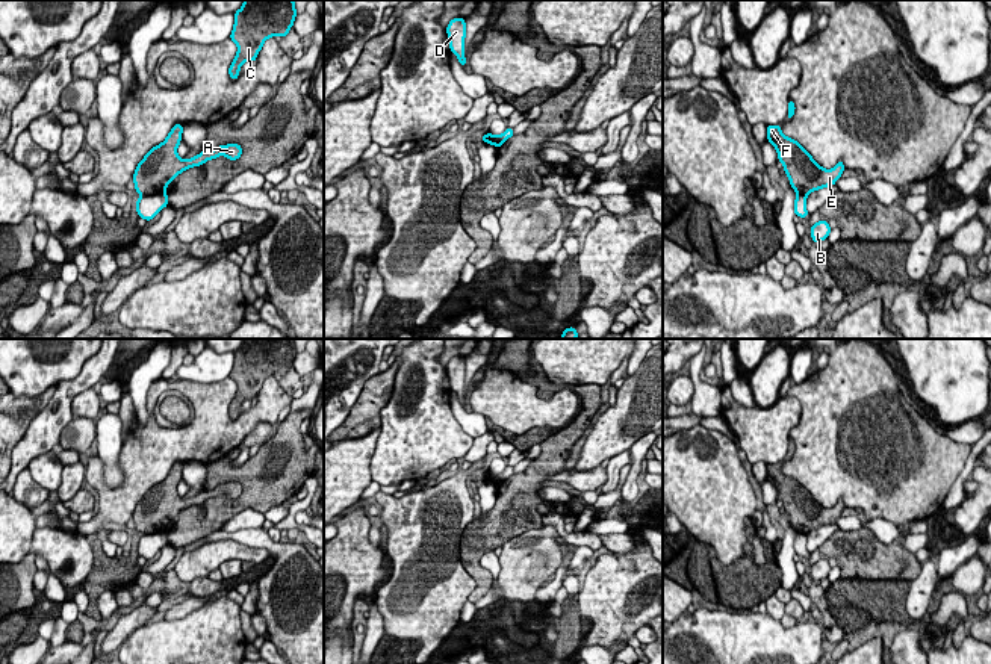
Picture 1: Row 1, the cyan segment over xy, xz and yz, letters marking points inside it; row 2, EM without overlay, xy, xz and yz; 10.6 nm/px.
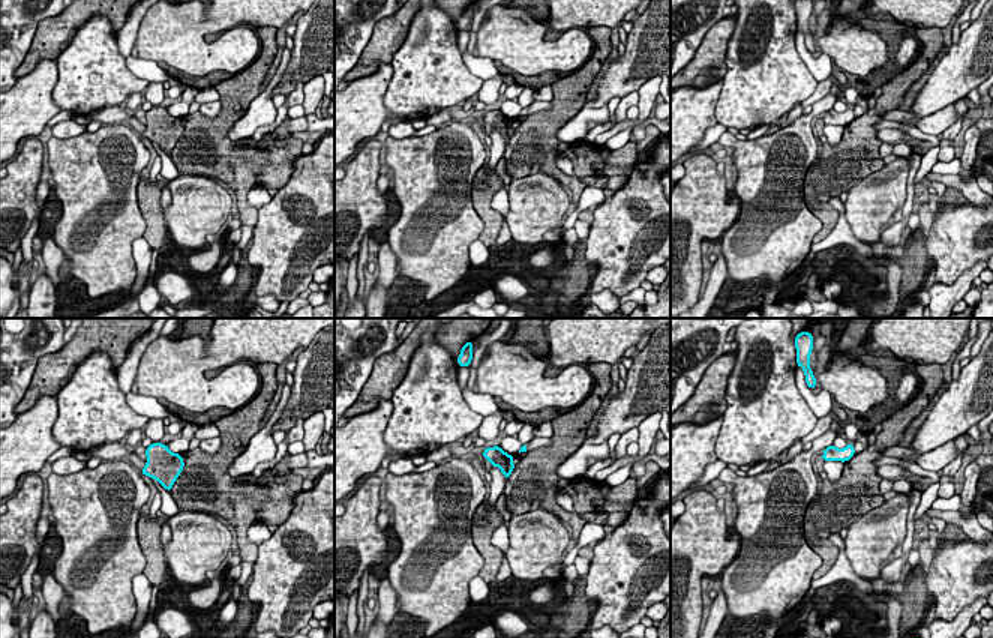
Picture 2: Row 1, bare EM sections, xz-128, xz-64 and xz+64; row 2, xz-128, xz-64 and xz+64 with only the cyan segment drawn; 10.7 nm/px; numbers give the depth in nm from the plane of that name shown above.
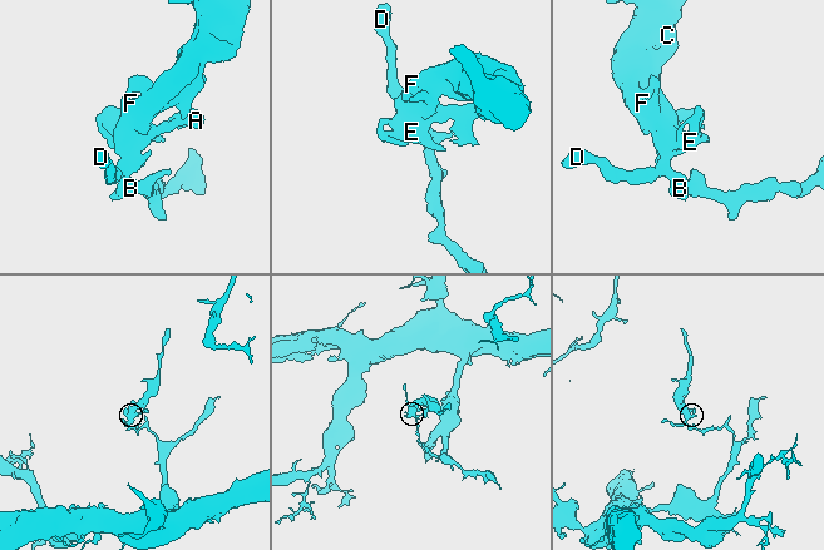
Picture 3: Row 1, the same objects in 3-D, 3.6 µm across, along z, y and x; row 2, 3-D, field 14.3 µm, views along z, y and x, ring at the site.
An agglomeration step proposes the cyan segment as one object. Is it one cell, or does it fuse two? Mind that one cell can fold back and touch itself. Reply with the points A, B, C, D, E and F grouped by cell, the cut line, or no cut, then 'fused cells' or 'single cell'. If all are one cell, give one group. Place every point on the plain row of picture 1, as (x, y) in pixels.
A C E F / B D; cut in xy along (164, 530), (142, 536); fused cells

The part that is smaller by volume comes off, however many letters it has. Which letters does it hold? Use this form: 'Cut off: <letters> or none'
Cut off: A, C, E, F

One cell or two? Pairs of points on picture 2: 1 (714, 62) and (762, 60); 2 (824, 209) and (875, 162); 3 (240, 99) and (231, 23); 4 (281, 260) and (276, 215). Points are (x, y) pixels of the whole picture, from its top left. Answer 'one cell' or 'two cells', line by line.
1: two cells
2: one cell
3: two cells
4: one cell

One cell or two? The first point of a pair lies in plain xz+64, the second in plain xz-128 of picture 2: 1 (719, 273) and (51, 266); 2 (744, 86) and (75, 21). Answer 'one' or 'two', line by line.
1: one
2: two

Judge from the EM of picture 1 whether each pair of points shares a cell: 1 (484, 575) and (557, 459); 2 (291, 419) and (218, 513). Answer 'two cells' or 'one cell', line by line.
1: one cell
2: one cell

